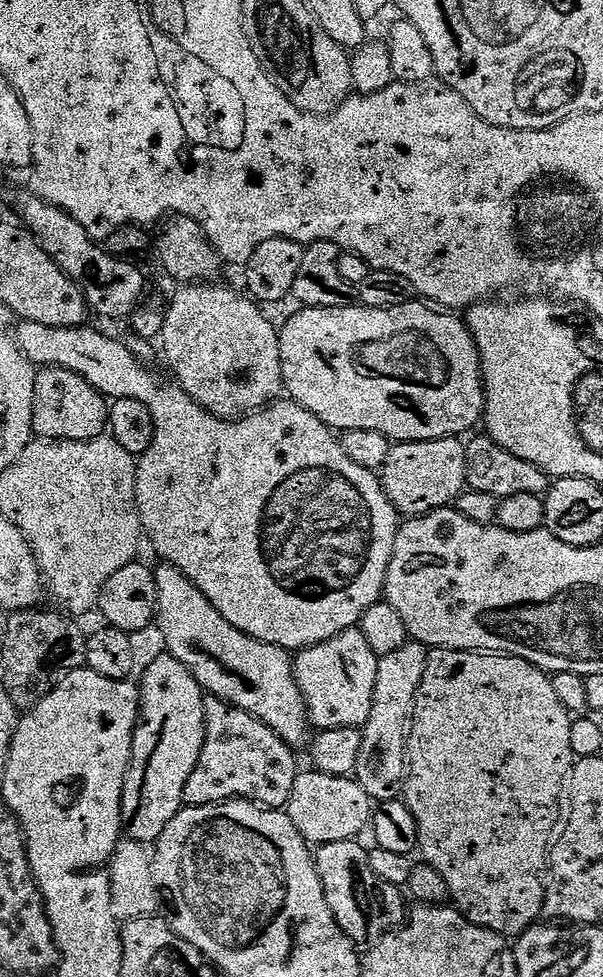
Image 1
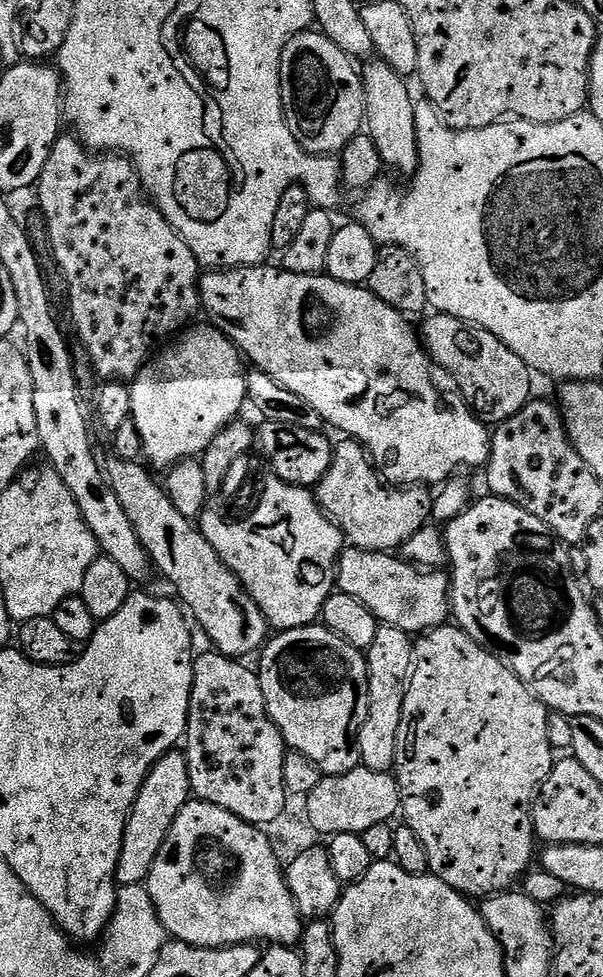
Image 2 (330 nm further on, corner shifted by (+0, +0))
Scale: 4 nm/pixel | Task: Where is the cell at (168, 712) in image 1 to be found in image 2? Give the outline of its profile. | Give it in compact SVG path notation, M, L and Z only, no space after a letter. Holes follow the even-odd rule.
M180 750L167 752L150 770L128 814L128 825L116 867L117 885L144 884L147 881L154 858L158 858L158 850L162 850L162 842L166 842L170 826L174 826L174 818L178 818L184 805L189 803L191 791L187 755Z

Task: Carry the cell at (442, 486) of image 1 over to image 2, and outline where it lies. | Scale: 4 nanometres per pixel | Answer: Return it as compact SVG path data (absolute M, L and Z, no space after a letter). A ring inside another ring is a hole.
M351 438L341 441L335 445L330 470L314 489L320 509L340 527L351 547L389 554L403 549L404 543L429 523L433 493L424 486L393 486L385 482L364 445Z

